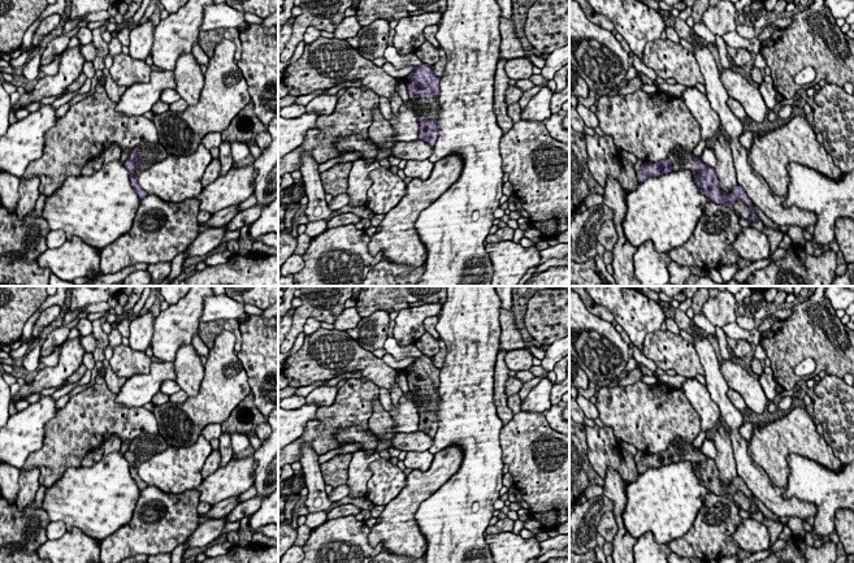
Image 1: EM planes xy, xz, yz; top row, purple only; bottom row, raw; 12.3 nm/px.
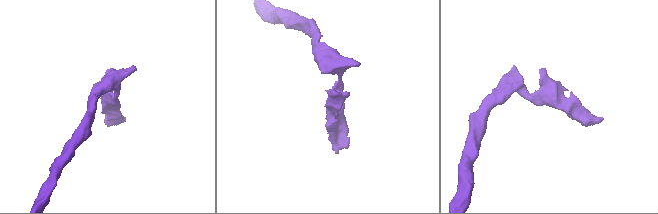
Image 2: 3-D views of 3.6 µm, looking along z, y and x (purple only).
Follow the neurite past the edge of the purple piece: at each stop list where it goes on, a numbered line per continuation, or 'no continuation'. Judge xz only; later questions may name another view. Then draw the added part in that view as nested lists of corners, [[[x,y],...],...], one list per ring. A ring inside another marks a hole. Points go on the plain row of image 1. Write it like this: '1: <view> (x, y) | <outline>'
1: xz (429, 398) | [[[412,389],[413,394],[419,398],[419,410],[426,408],[428,411],[438,411],[439,393],[438,389]]]

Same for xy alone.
1: xy (148, 445) | [[[159,433],[140,434],[131,439],[131,442],[134,442],[138,447],[136,454],[142,454],[144,456],[143,460],[138,459],[133,464],[129,463],[130,467],[133,465],[136,468],[139,468],[142,463],[147,462],[153,455],[162,452],[168,447],[166,441]]]

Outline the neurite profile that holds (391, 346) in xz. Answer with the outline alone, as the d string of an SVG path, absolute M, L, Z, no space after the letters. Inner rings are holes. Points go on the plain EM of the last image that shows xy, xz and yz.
M387 338L385 341L383 348L387 354L390 354L396 360L402 360L404 358L417 358L424 355L417 347L403 348L395 338Z

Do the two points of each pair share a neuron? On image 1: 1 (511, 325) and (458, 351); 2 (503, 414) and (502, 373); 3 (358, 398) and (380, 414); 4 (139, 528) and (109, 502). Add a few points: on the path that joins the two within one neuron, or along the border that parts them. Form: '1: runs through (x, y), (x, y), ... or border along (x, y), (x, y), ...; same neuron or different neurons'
1: border along (501, 307), (501, 341), (498, 350); different neurons
2: runs through (501, 403), (501, 384); same neuron
3: border along (377, 398), (372, 402), (368, 428); different neurons
4: border along (141, 490), (131, 519), (105, 537); different neurons

